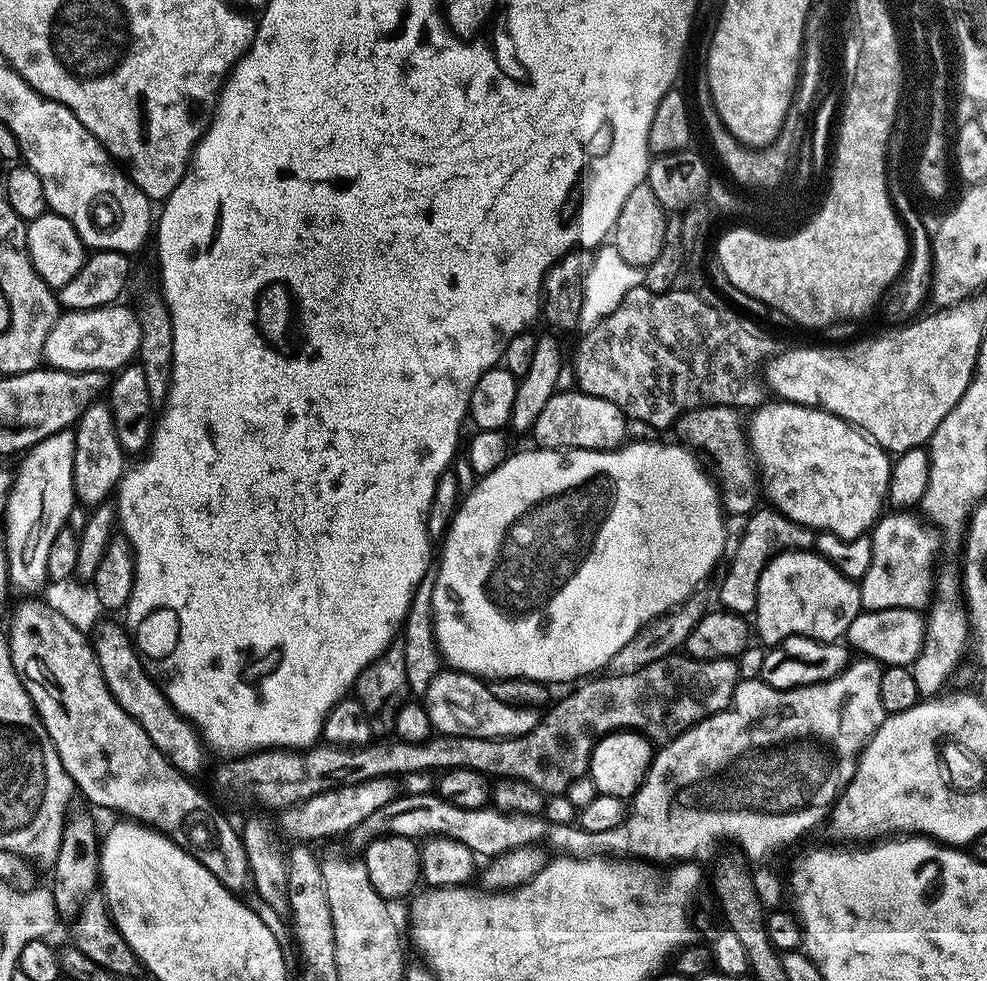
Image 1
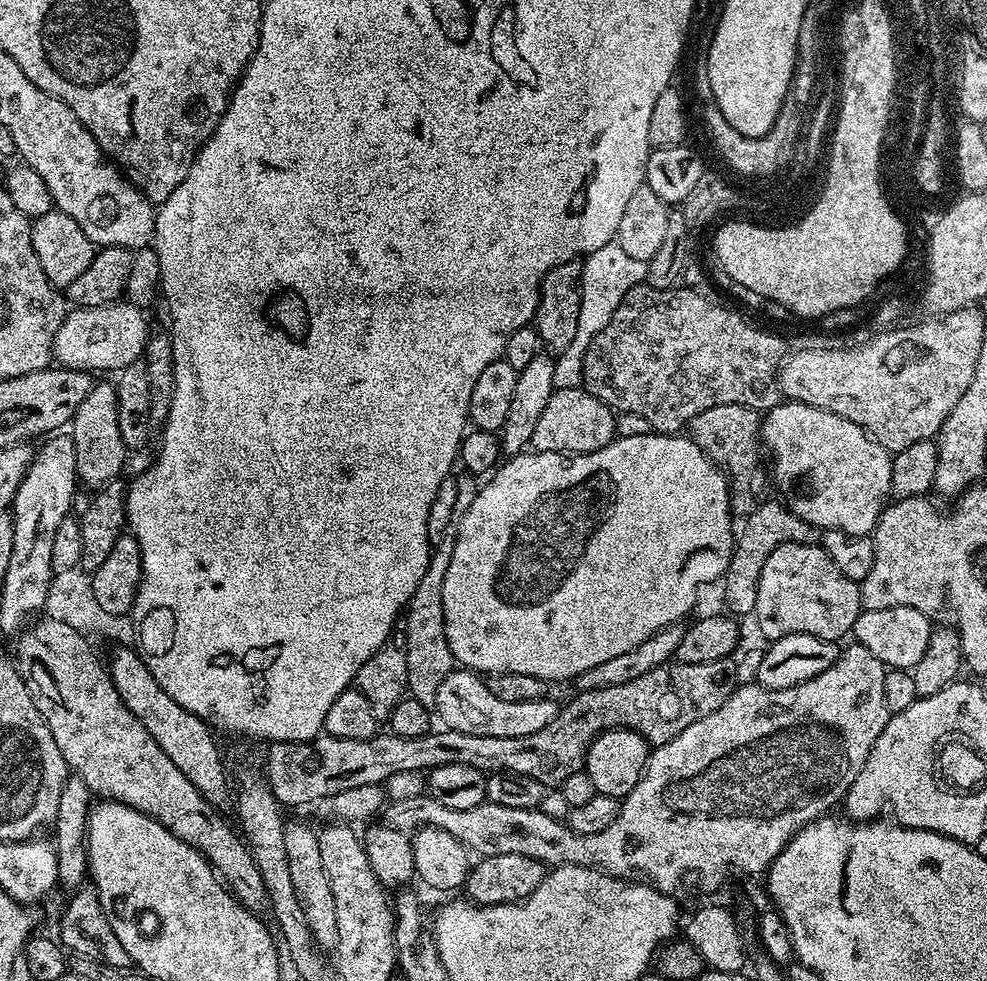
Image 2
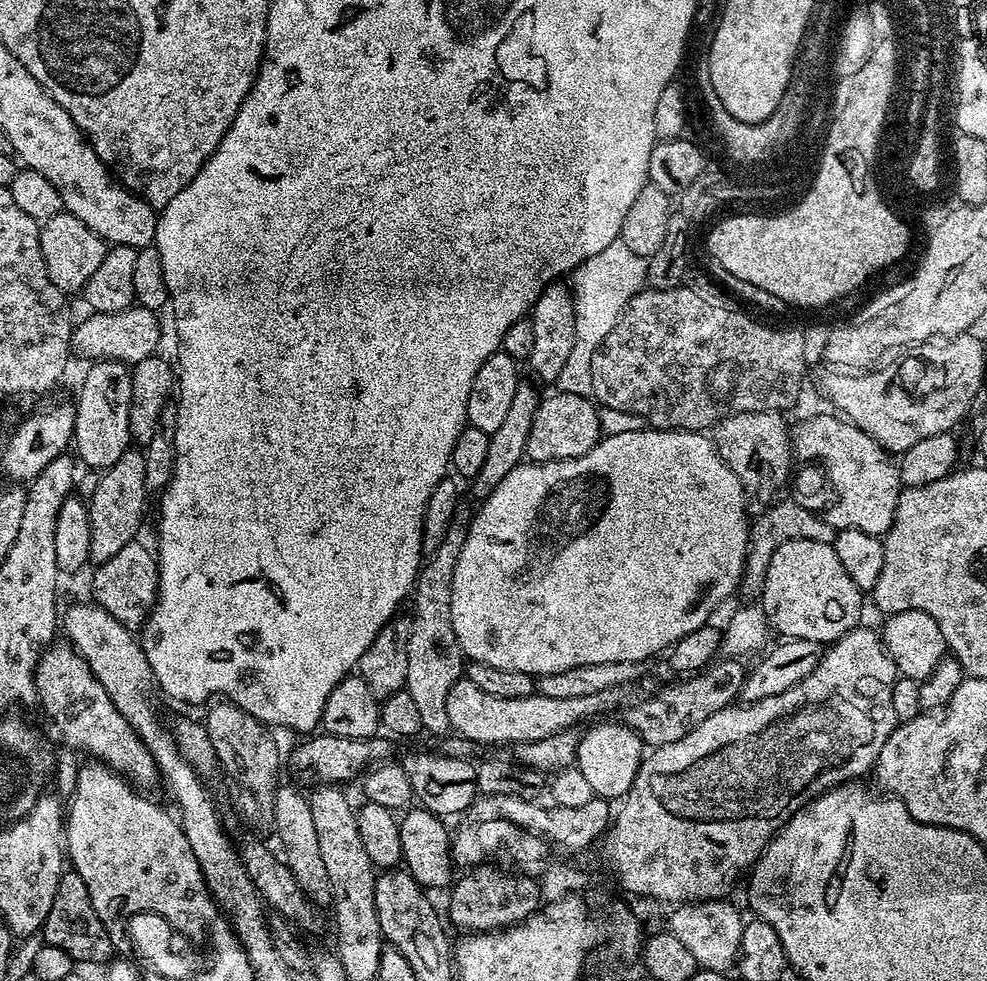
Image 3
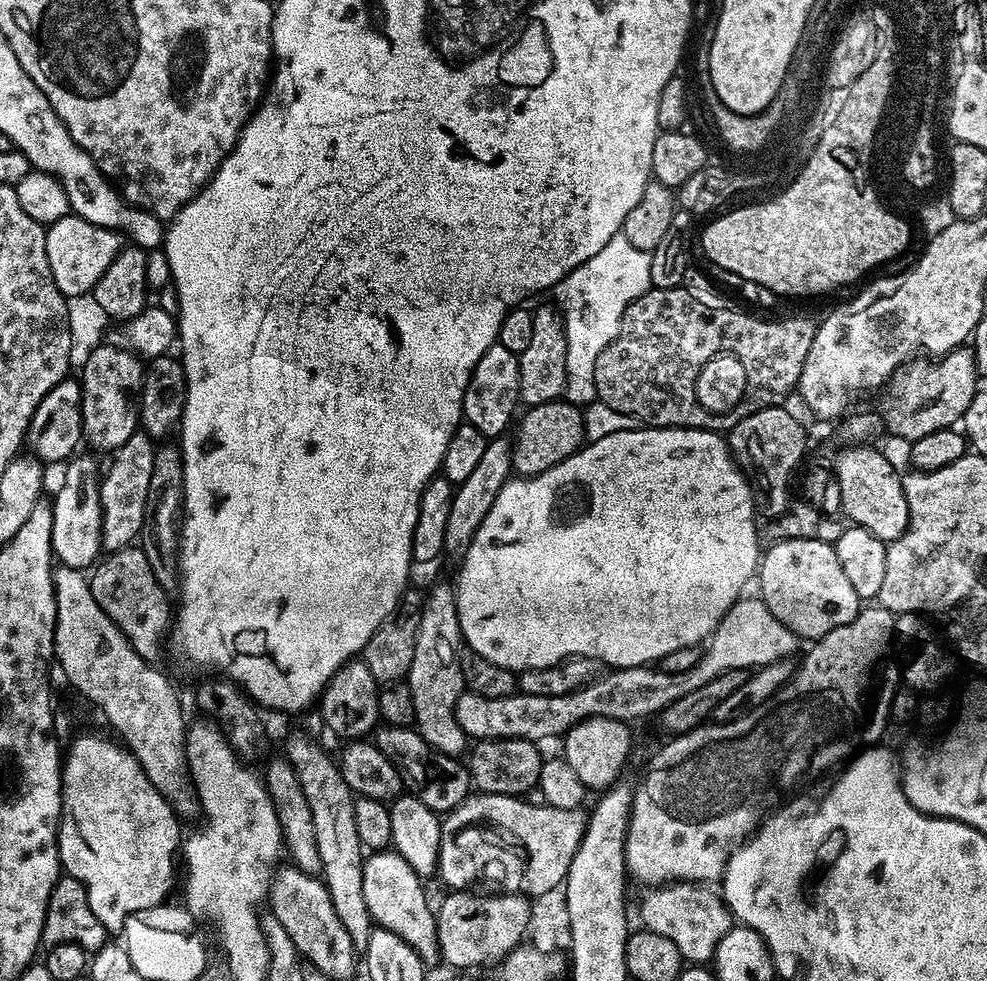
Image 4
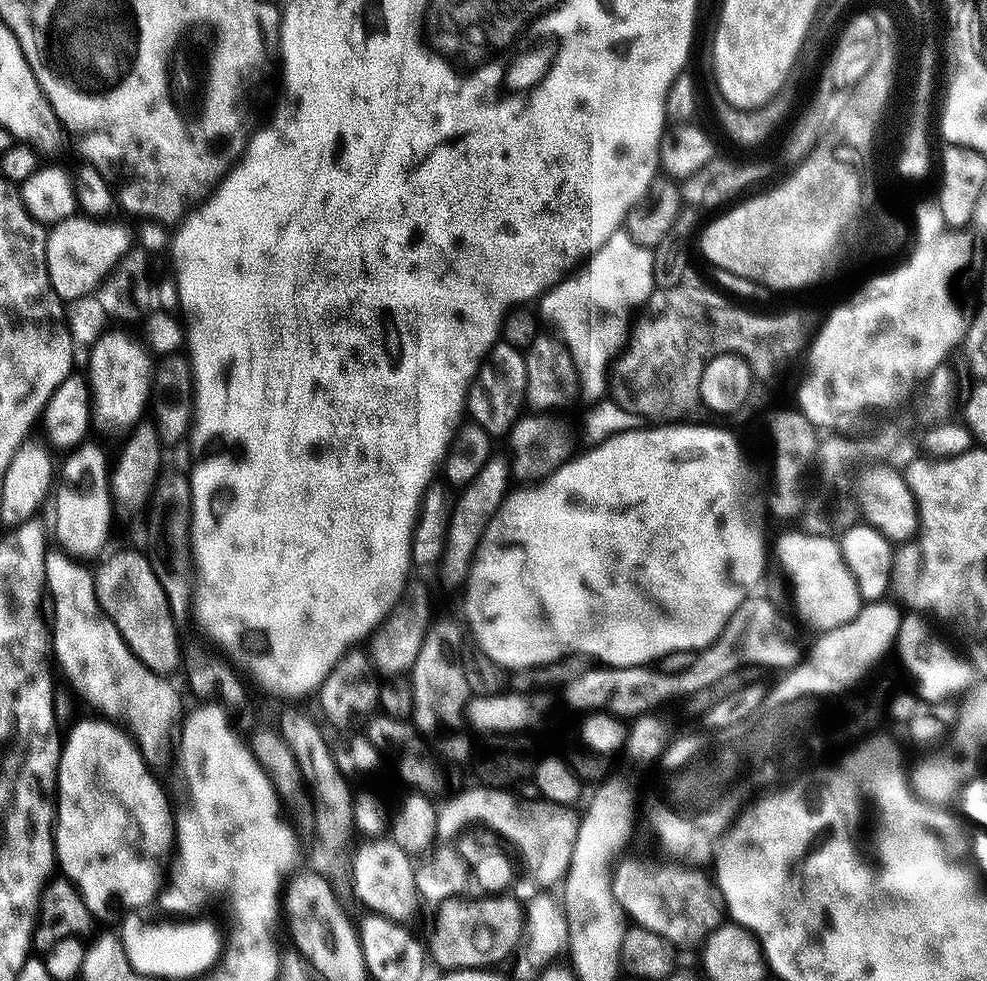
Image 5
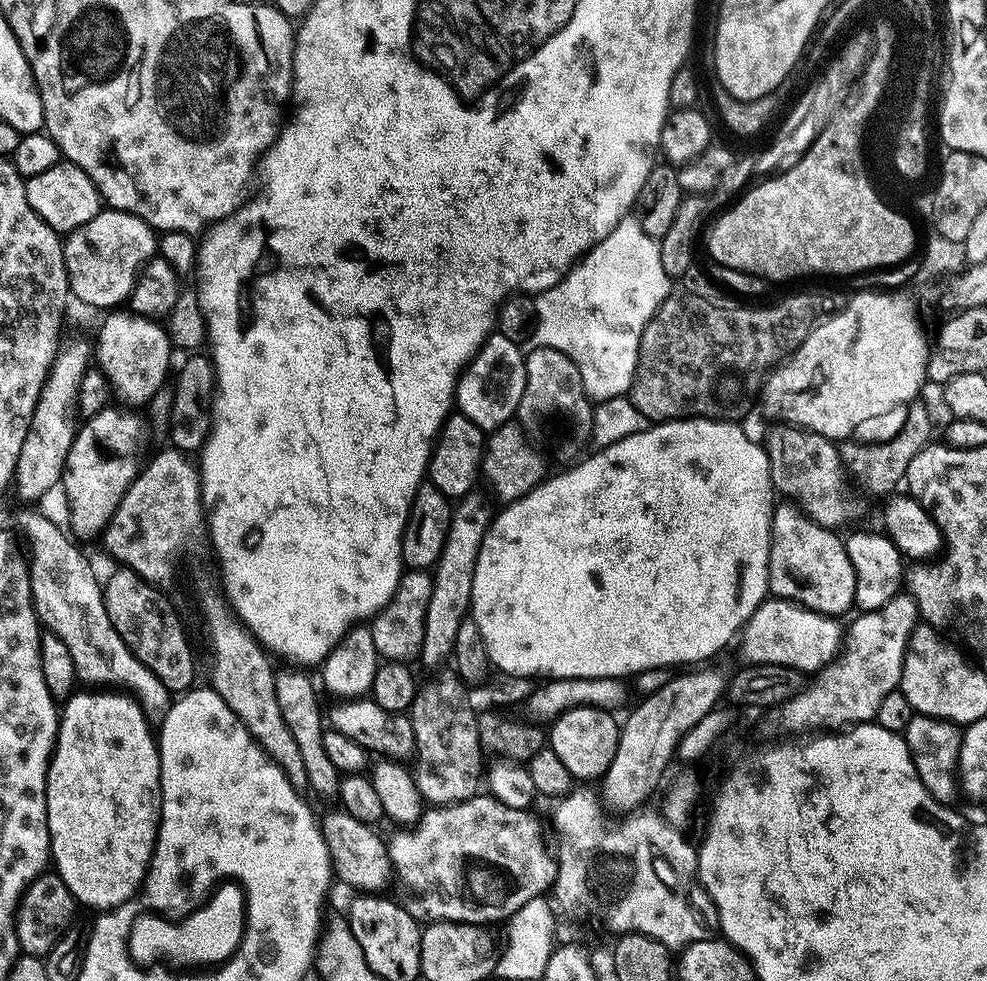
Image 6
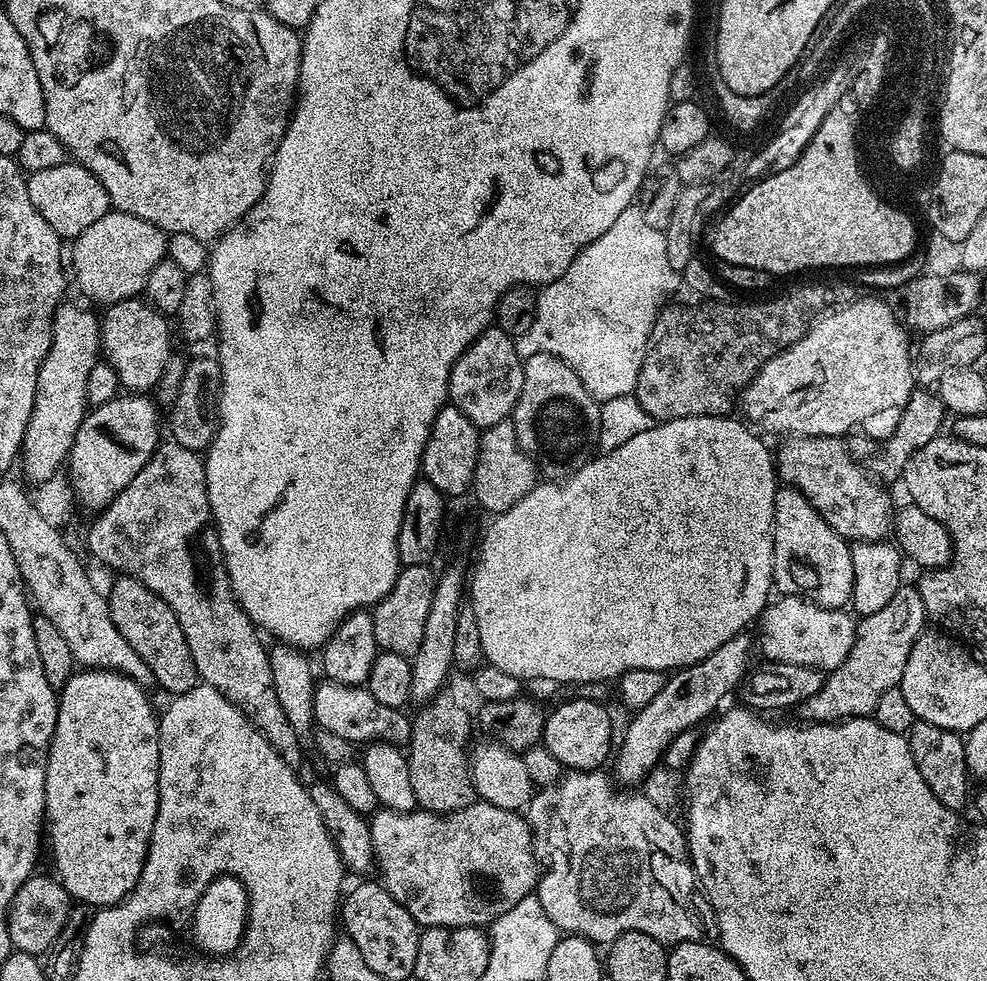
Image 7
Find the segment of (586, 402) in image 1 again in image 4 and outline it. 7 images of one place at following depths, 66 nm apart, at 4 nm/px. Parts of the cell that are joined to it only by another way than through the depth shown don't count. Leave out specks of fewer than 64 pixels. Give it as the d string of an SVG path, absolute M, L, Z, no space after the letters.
M561 398L533 404L527 411L519 417L520 429L512 440L512 466L517 477L542 474L584 447L584 413L575 403Z

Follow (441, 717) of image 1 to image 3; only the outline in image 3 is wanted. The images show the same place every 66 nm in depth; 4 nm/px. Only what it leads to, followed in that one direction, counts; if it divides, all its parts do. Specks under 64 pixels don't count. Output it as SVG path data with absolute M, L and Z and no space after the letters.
M461 678L454 686L450 686L450 694L446 694L446 714L450 718L451 731L472 740L477 746L515 746L575 729L575 724L583 716L596 716L616 707L619 709L625 703L624 692L623 687L618 687L598 690L598 694L589 694L587 698L546 698L539 694L526 698L494 698L494 694L486 694L478 690L474 682Z

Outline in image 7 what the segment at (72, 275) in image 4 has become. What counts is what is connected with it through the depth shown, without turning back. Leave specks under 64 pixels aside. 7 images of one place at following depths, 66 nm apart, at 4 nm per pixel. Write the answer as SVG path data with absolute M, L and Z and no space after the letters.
M109 210L98 222L86 226L71 244L70 268L76 271L77 286L90 299L101 300L104 306L141 293L148 283L148 275L166 256L166 236L161 229L142 218L115 210Z

